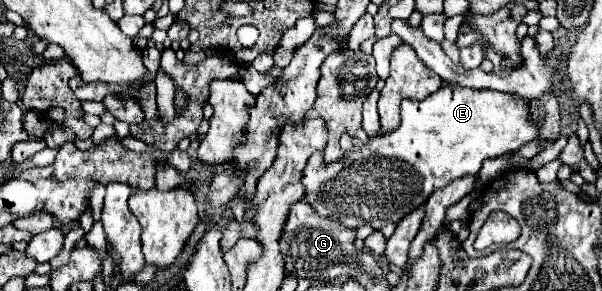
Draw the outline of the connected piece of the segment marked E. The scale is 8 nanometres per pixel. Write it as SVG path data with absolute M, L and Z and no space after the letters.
M441 86L435 94L431 94L429 98L425 98L423 102L417 102L417 100L403 100L401 104L401 126L387 134L387 136L375 136L375 138L369 138L369 142L361 142L361 140L351 140L349 136L343 136L341 140L341 148L343 150L351 150L351 156L347 156L347 160L339 160L335 164L323 164L323 154L315 154L311 156L311 160L307 162L305 170L303 170L303 186L307 188L307 196L305 200L317 210L321 212L321 216L333 216L335 220L343 220L343 224L347 224L347 228L359 228L363 224L369 224L373 226L375 230L379 230L381 226L385 226L387 222L399 222L403 216L407 216L411 210L415 210L417 206L421 206L429 196L431 192L451 184L453 180L457 180L459 176L465 176L465 174L477 174L483 160L487 158L497 158L497 156L505 156L509 152L517 152L521 146L529 144L531 140L535 140L539 136L539 124L533 116L533 108L531 108L531 102L521 98L521 96L515 96L515 94L503 94L503 92L495 92L495 90L471 90L471 88L455 88L455 86Z

